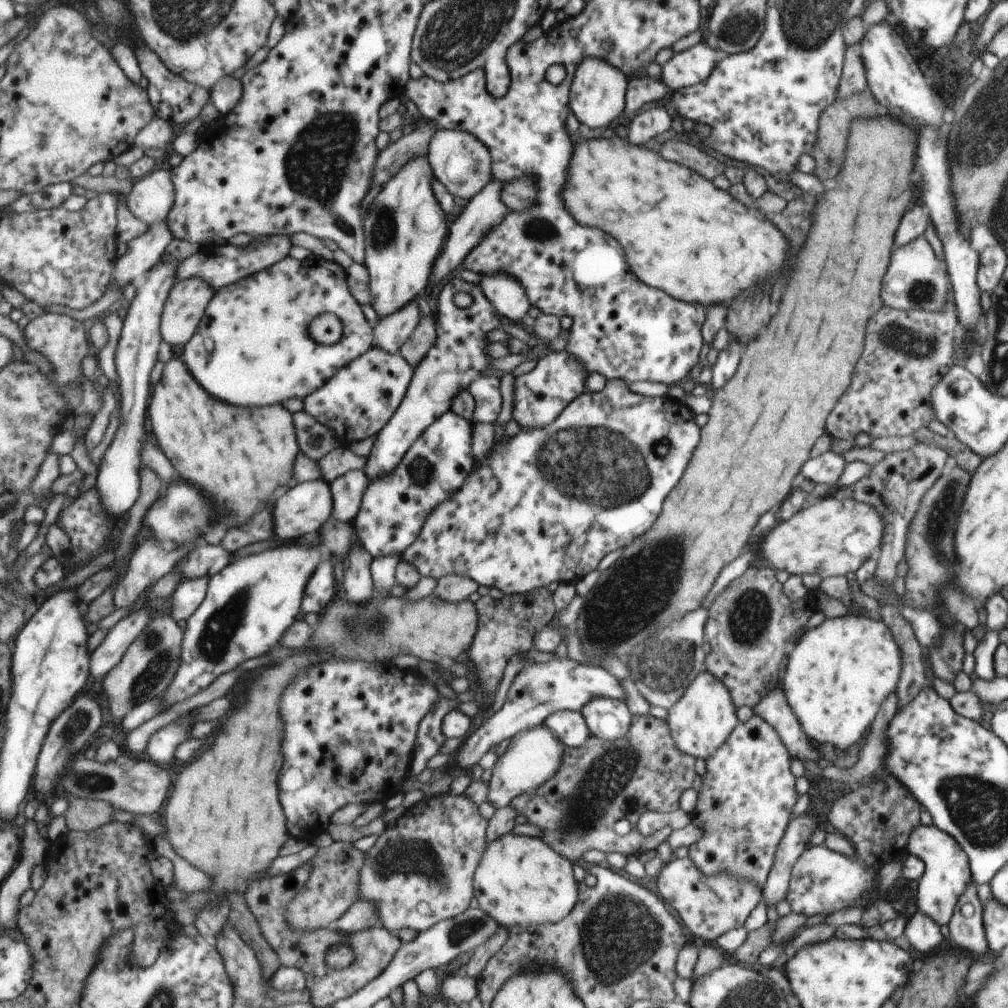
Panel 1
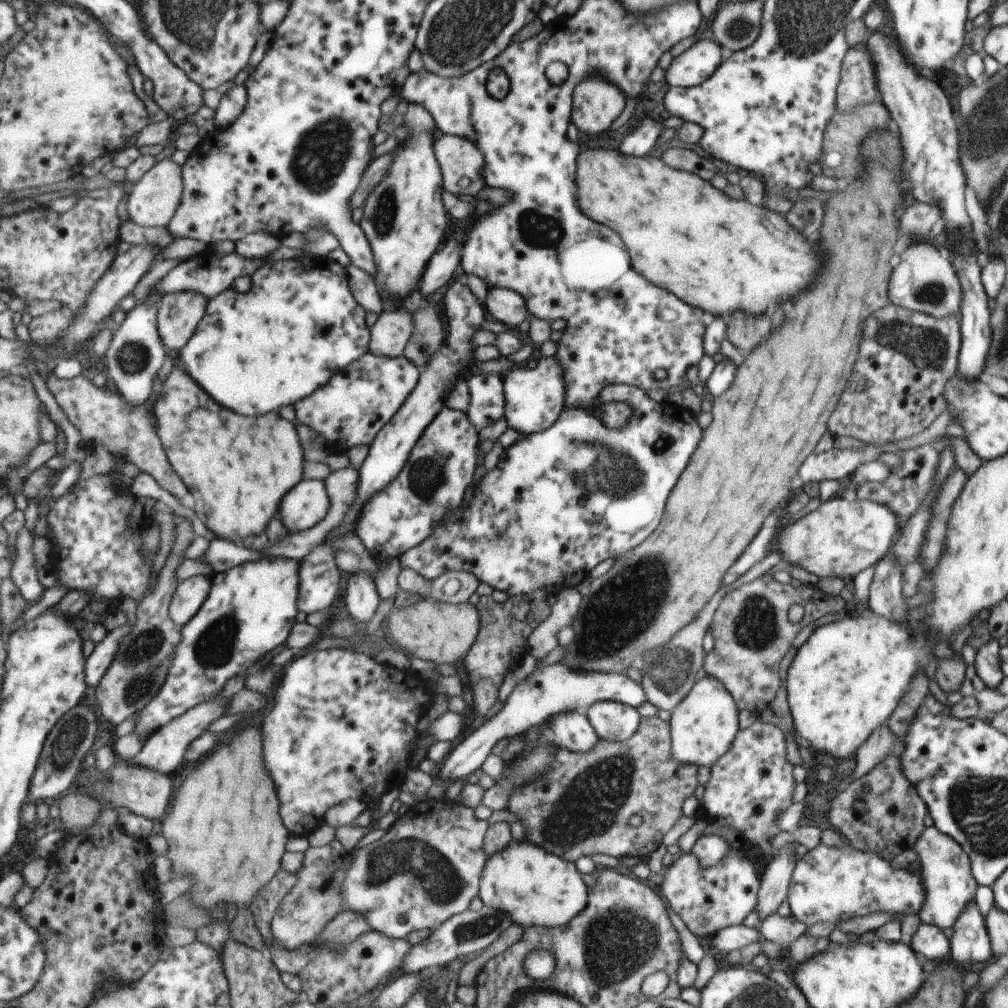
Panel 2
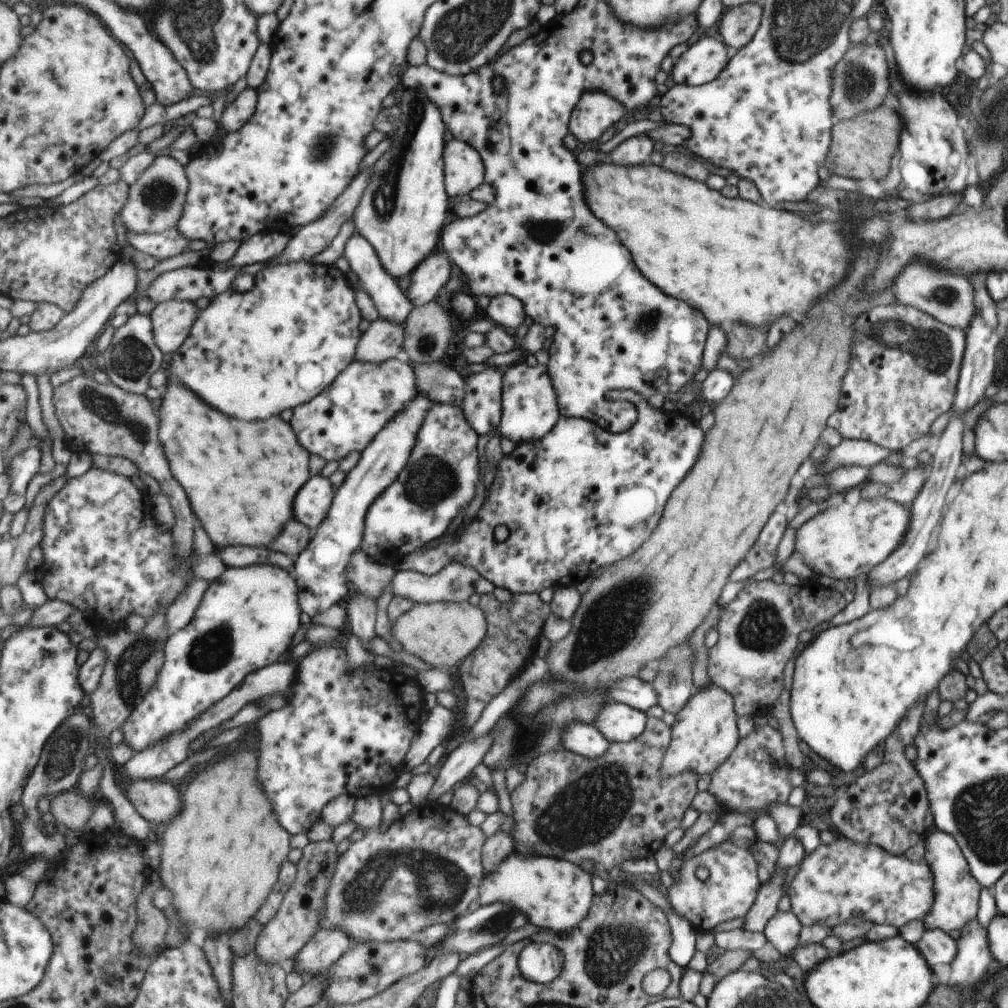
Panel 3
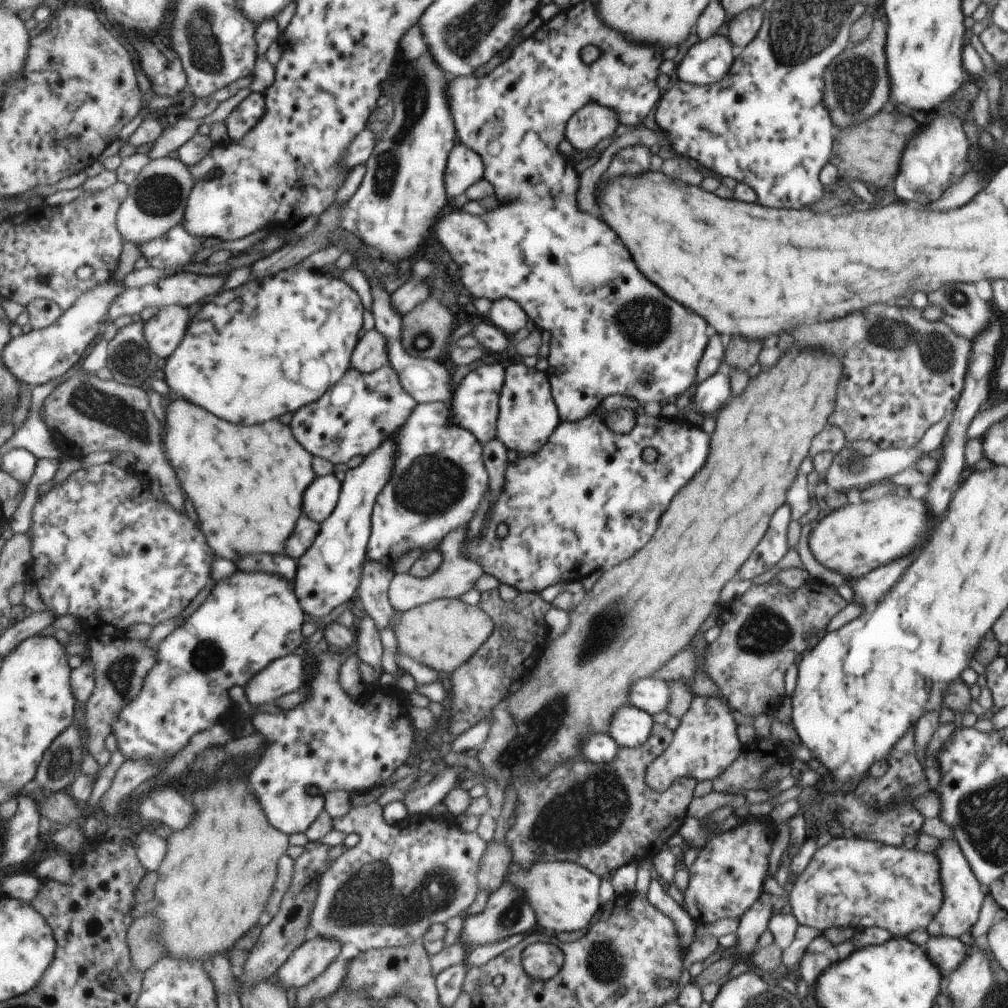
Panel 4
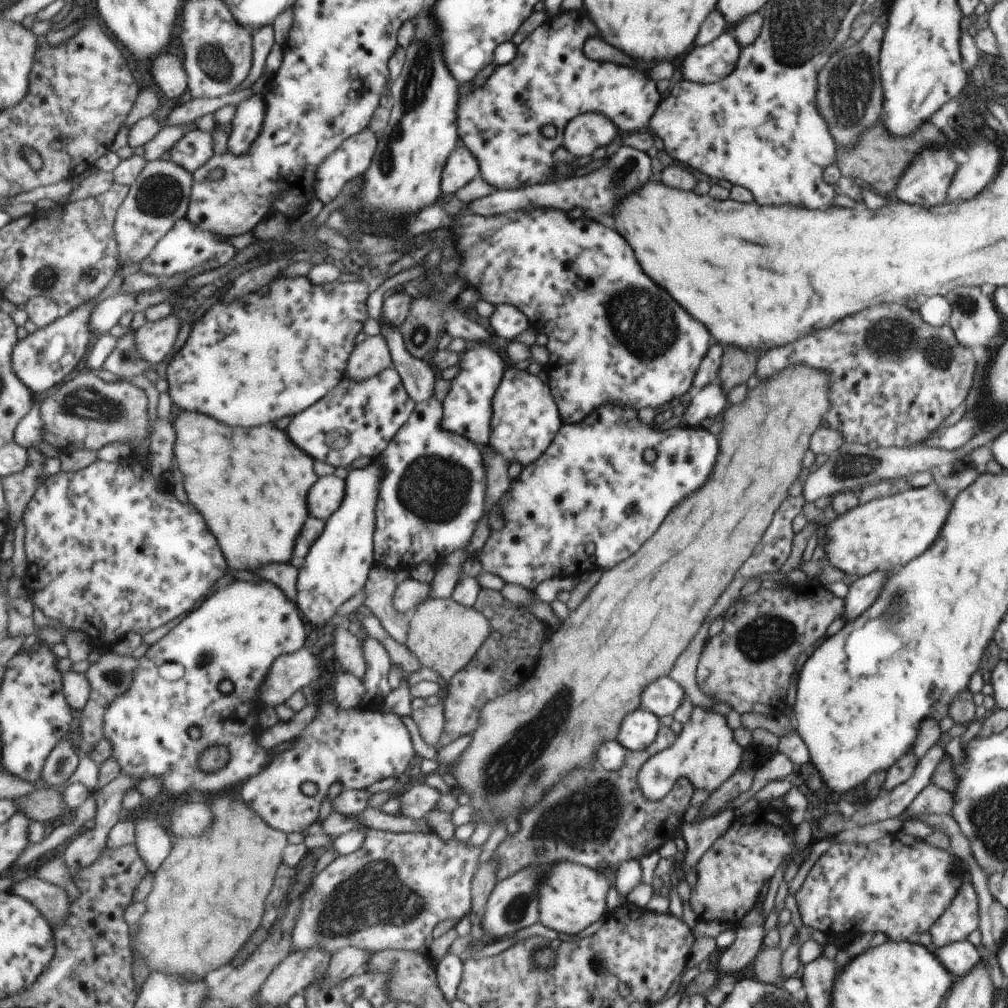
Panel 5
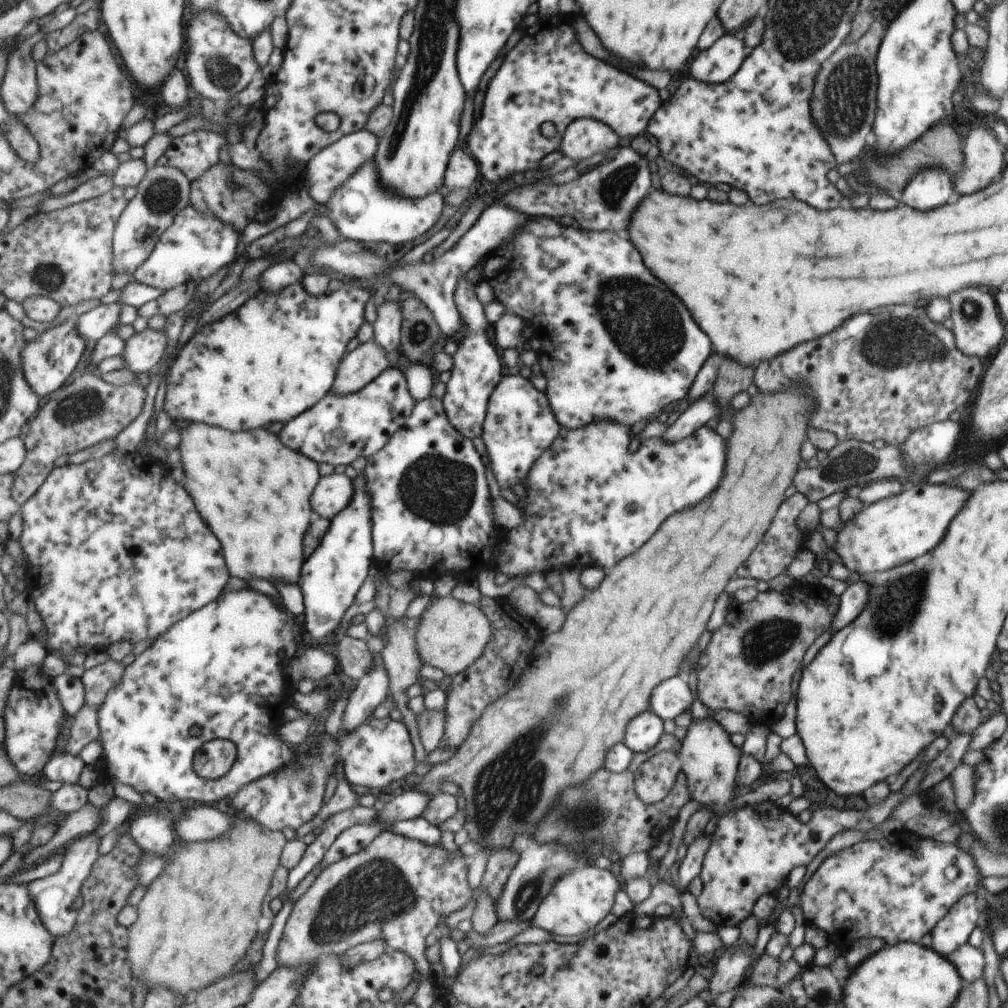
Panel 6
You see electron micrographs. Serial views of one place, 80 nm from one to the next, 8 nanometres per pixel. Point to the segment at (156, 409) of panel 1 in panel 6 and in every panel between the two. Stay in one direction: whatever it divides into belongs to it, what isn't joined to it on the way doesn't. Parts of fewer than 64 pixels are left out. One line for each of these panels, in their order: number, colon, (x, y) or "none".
2: (238, 467)
3: (241, 477)
4: (246, 482)
5: (235, 477)
6: (256, 492)

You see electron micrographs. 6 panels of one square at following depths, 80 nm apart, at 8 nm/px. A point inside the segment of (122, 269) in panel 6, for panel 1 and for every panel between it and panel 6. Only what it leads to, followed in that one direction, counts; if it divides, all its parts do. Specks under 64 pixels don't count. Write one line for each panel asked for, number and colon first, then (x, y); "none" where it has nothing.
1: (152, 198)
2: (153, 202)
3: (156, 201)
4: (157, 202)
5: (161, 196)

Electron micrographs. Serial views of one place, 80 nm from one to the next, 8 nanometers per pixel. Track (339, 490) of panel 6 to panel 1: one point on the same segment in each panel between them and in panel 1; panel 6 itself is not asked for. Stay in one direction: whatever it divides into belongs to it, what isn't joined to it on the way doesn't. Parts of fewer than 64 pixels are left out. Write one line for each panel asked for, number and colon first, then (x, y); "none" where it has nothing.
1: (302, 512)
2: (306, 507)
3: (315, 503)
4: (321, 501)
5: (329, 493)

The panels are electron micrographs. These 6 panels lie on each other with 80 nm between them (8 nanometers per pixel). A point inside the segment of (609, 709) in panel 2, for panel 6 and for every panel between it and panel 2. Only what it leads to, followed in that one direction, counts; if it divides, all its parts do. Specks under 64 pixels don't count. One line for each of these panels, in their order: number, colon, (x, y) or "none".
3: (619, 723)
4: (630, 727)
5: (639, 729)
6: (645, 730)

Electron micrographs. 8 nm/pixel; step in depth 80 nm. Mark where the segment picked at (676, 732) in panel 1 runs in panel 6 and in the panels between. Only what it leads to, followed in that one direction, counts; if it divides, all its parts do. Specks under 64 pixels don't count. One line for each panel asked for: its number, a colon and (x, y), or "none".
2: (702, 727)
3: (703, 734)
4: (704, 743)
5: (704, 753)
6: (753, 847)

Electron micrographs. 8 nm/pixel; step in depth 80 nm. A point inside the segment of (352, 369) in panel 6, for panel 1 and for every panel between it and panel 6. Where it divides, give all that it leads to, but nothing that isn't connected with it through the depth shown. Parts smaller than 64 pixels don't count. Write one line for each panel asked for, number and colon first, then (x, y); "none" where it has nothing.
1: (391, 334)
2: (391, 333)
3: (383, 340)
4: (372, 353)
5: (371, 357)

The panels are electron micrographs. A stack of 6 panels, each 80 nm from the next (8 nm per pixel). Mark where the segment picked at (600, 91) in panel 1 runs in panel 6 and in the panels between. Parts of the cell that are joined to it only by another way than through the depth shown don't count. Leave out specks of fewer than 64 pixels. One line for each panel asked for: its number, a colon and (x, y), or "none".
2: (596, 103)
3: (596, 111)
4: (592, 123)
5: (587, 132)
6: (583, 138)

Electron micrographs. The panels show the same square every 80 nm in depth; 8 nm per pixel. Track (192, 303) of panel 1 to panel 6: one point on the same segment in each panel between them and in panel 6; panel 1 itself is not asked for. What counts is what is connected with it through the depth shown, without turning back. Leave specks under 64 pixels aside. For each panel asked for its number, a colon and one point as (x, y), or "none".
2: (179, 314)
3: (173, 320)
4: (165, 333)
5: (155, 340)
6: (145, 350)

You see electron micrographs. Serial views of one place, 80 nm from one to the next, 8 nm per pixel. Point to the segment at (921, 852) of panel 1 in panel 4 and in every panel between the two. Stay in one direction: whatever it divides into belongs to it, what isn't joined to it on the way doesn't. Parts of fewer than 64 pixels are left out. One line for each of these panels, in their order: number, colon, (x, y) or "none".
2: (945, 872)
3: (956, 892)
4: (962, 897)

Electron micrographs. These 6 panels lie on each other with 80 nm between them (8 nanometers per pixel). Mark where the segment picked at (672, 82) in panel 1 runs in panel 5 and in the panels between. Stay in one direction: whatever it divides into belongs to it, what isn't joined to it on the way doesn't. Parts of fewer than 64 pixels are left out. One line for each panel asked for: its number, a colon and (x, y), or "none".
2: (695, 65)
3: (703, 60)
4: (707, 61)
5: (715, 61)

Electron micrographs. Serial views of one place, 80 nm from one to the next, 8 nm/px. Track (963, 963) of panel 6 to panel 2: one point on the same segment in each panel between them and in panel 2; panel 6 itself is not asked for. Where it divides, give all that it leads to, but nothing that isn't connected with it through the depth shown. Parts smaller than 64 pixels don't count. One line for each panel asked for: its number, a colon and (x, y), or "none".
2: (928, 940)
3: (938, 947)
4: (945, 952)
5: (959, 958)

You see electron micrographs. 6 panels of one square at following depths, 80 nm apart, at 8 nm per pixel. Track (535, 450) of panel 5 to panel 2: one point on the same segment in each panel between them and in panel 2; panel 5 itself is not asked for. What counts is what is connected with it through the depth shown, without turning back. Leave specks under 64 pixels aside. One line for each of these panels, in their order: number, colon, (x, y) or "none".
2: (534, 398)
3: (531, 410)
4: (529, 416)

